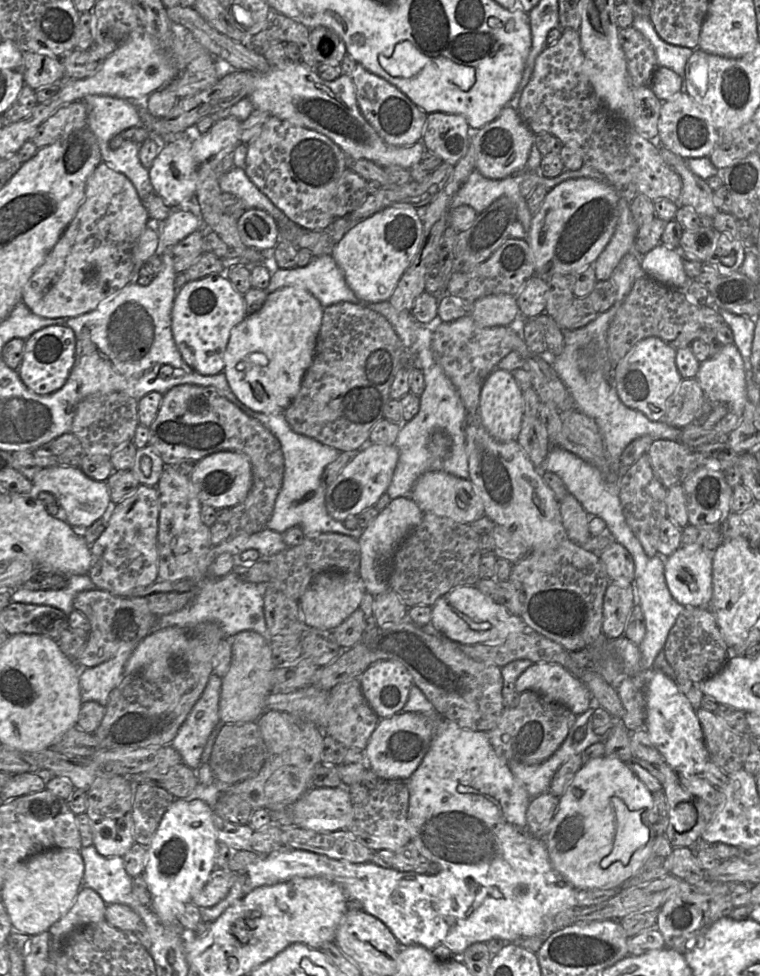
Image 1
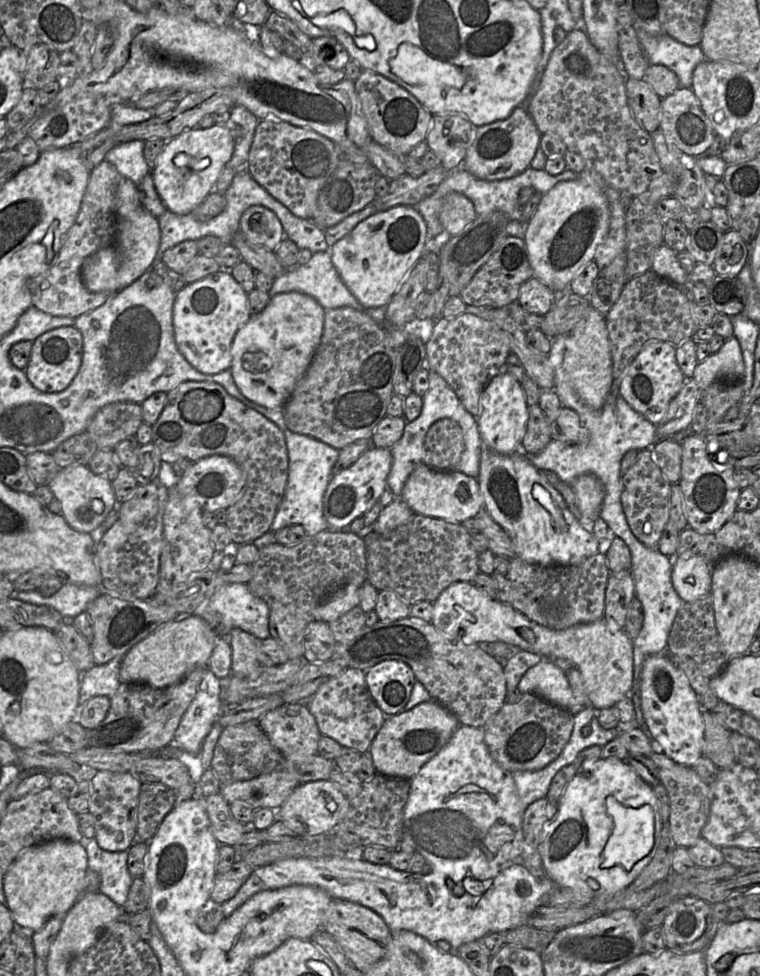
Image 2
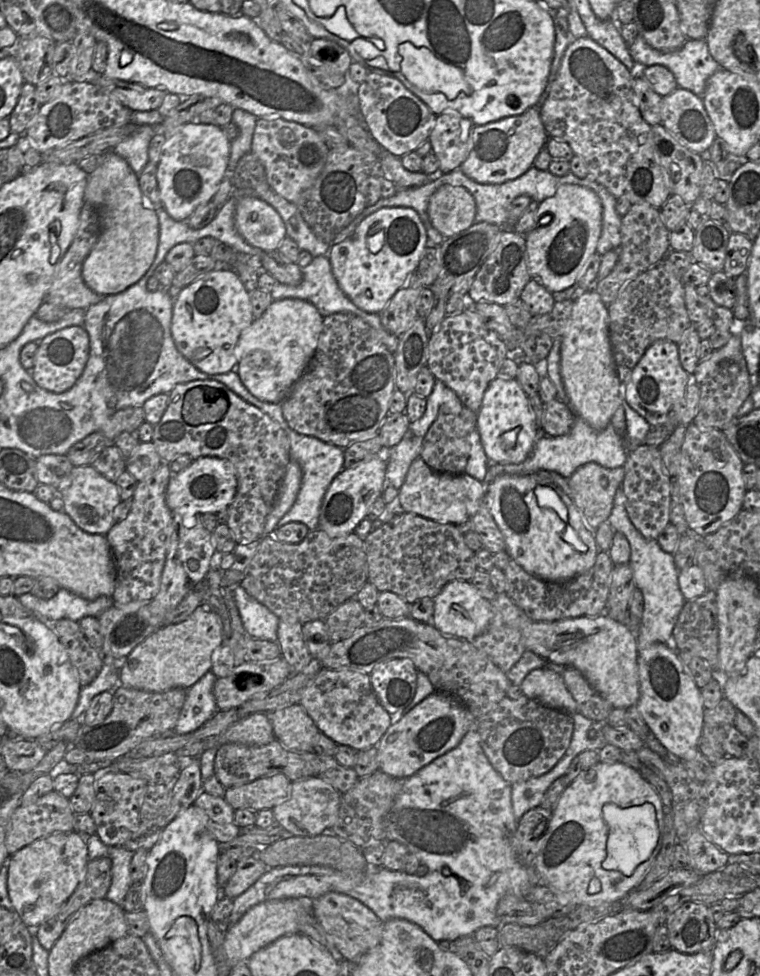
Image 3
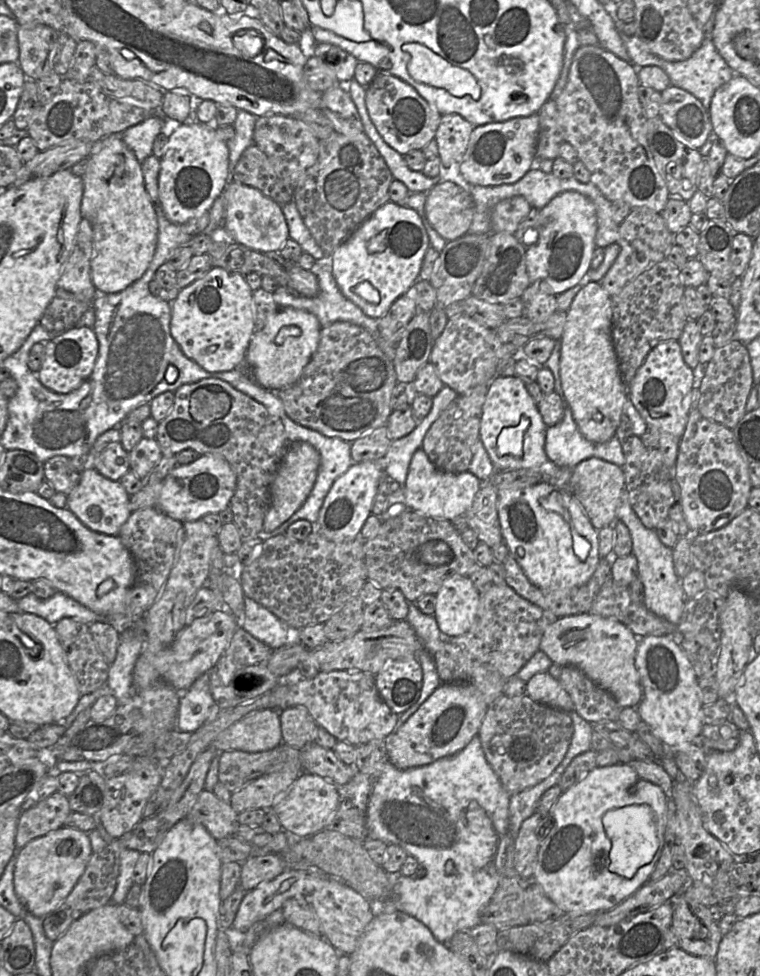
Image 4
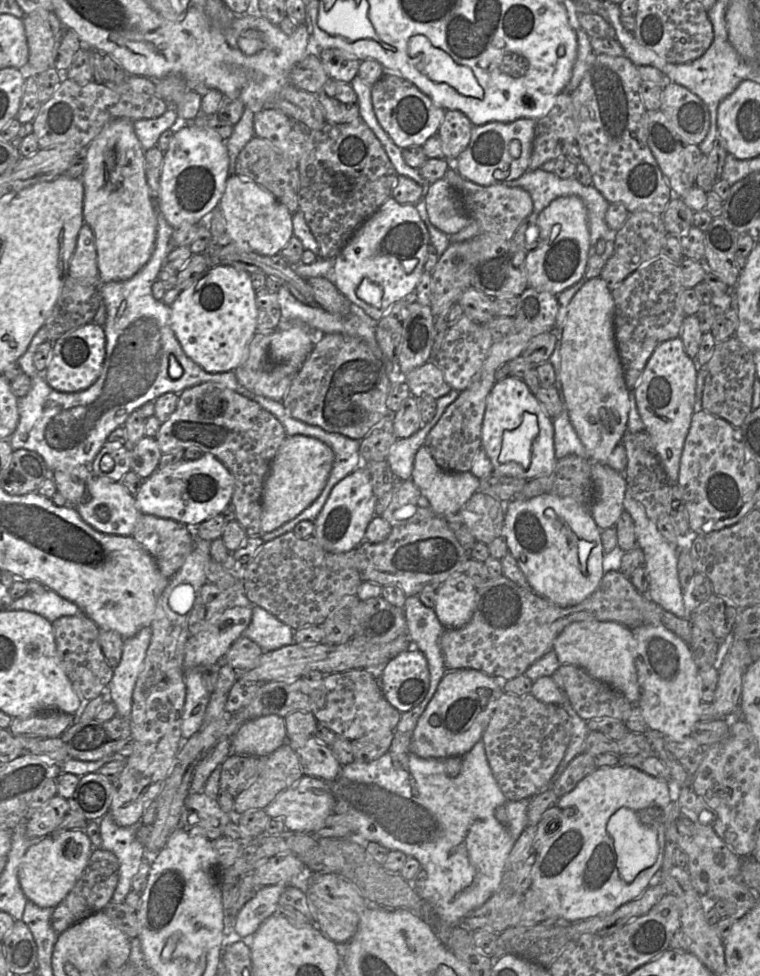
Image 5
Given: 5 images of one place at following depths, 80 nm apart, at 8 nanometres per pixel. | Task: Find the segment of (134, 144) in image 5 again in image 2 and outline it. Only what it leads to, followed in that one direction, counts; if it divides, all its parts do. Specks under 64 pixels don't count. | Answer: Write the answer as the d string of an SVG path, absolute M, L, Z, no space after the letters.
M122 179L117 189L117 238L113 245L88 257L82 266L85 287L92 292L117 293L136 281L154 262L160 247L158 218L144 209L137 185Z

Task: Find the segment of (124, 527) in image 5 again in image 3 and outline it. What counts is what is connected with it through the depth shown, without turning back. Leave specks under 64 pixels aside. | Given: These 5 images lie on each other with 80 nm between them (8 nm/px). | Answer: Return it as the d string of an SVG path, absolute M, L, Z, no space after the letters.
M91 465L73 467L66 484L57 489L57 494L63 500L63 511L83 531L106 535L115 525L113 511L121 502L119 489Z

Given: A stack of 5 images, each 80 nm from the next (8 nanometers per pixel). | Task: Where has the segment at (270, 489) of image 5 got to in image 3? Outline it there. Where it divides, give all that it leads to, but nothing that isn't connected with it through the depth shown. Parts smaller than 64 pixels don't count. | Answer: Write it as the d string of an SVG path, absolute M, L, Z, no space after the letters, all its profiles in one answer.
M290 460L265 523L265 535L272 533L277 528L279 520L292 507L297 498L301 481L302 469L300 465L296 461Z

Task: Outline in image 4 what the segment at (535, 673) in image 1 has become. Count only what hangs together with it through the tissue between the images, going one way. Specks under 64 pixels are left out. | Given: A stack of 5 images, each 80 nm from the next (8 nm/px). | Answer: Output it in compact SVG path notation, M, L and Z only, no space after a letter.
M547 671L533 675L526 682L526 695L537 703L564 712L574 710L574 704L569 694L561 686L560 682Z

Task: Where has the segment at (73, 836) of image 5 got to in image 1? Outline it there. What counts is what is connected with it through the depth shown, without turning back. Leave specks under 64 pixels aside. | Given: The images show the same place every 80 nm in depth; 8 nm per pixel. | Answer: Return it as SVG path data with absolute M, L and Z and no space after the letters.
M72 848L43 850L17 863L1 888L13 929L30 936L48 931L72 907L83 887L83 874L83 858L80 851Z

